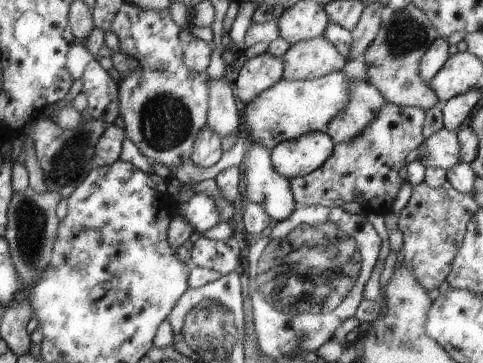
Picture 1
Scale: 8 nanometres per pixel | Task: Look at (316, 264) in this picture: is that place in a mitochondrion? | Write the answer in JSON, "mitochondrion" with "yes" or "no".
{"mitochondrion":"yes"}

